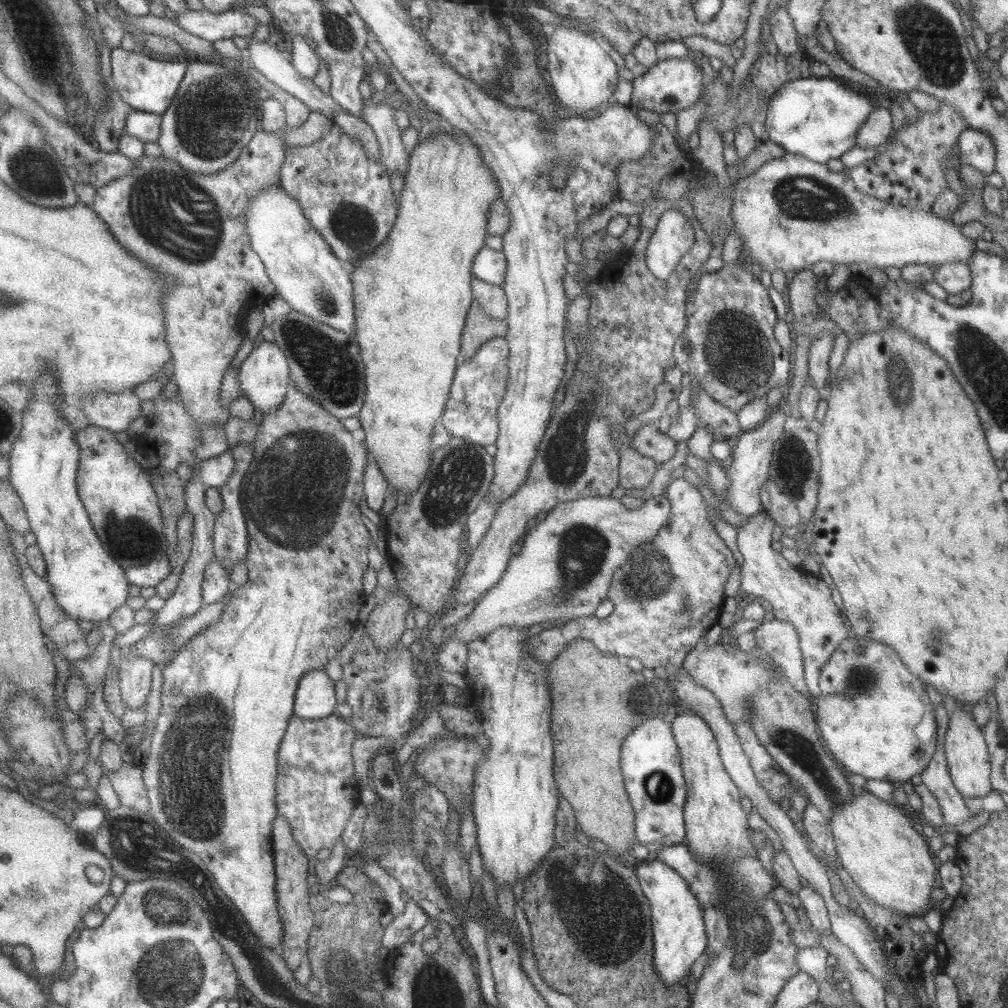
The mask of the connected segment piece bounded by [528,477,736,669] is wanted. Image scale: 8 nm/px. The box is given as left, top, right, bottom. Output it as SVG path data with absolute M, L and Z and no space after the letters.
M683 477L673 479L667 485L664 495L669 501L667 523L657 529L655 536L641 548L637 547L613 572L609 582L607 597L613 604L612 612L604 619L589 616L583 621L568 621L542 630L529 640L530 654L536 660L552 663L565 649L569 641L581 637L592 641L597 649L618 658L637 658L645 668L682 666L685 655L700 641L700 638L717 623L722 611L725 594L723 586L736 563L731 551L725 547L721 538L713 529L713 523L707 518L707 507L698 488L689 485Z

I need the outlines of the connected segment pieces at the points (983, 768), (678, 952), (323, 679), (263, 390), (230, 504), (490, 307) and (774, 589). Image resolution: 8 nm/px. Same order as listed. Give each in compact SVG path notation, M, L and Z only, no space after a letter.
M955 708L947 724L943 738L943 750L949 777L963 798L979 798L991 792L989 782L990 757L984 742L982 729L975 725L971 714Z
M654 859L637 866L637 876L650 908L652 926L652 963L663 985L686 982L691 965L707 948L706 932L700 902L692 895L688 884L672 868Z
M325 670L309 671L296 692L296 716L307 720L325 719L337 714L336 682Z
M257 341L252 353L241 363L240 391L254 405L265 412L277 412L290 391L292 378L287 356L276 342Z
M242 442L231 448L237 461L237 468L235 474L229 479L229 482L220 488L225 509L217 515L216 527L214 528L214 556L228 569L228 572L233 570L235 564L239 564L239 562L248 559L250 532L248 531L248 520L243 509L241 493L245 473L249 470L254 459L255 447L255 442Z
M474 277L472 280L475 301L490 317L505 320L510 314L509 300L502 286Z
M758 512L748 518L747 523L736 527L736 545L743 558L740 567L740 588L745 594L759 596L771 604L775 619L784 620L795 628L803 662L803 680L811 699L818 696L818 678L821 667L837 648L837 645L851 635L843 613L831 601L830 588L819 576L793 568L780 553L771 548L771 530L775 522Z

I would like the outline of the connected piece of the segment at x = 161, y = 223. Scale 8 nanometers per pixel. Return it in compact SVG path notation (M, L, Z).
M276 132L258 133L252 138L252 141L244 148L240 154L240 158L235 163L230 164L226 169L221 172L212 175L202 175L190 170L185 170L178 162L171 160L165 156L159 156L156 158L146 157L144 154L136 159L136 167L132 173L125 176L117 177L114 181L108 182L105 186L97 189L97 194L94 198L93 210L97 212L105 224L109 225L109 230L115 234L117 240L124 244L125 248L129 252L133 252L133 256L137 256L143 262L147 264L149 268L157 270L163 273L167 278L167 284L169 289L165 293L164 307L166 310L166 325L168 328L168 341L169 346L172 348L173 362L171 367L173 369L173 379L179 385L180 399L183 400L185 408L188 409L189 414L199 424L209 426L216 422L227 422L230 420L229 412L222 405L221 393L224 383L224 376L229 370L235 354L239 352L241 344L243 344L243 338L241 333L245 332L245 326L243 326L243 319L247 318L247 314L251 310L257 308L261 309L265 303L269 302L273 297L278 296L276 285L273 284L269 273L266 270L264 261L261 260L259 254L253 250L251 244L251 236L249 236L249 230L247 228L248 210L251 208L252 202L264 191L276 186L282 186L282 168L284 167L289 146L282 141L281 134Z

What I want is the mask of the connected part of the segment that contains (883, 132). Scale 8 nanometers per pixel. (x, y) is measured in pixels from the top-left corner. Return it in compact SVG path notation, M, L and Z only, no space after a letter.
M875 108L869 113L865 122L859 127L856 134L856 145L859 148L873 148L884 144L891 135L891 115L889 109Z

